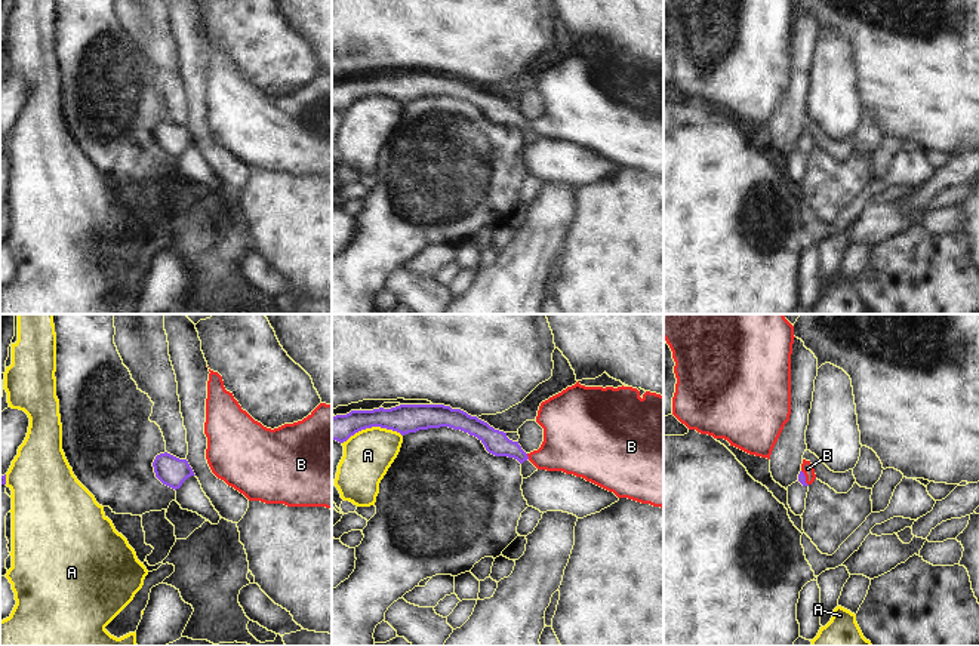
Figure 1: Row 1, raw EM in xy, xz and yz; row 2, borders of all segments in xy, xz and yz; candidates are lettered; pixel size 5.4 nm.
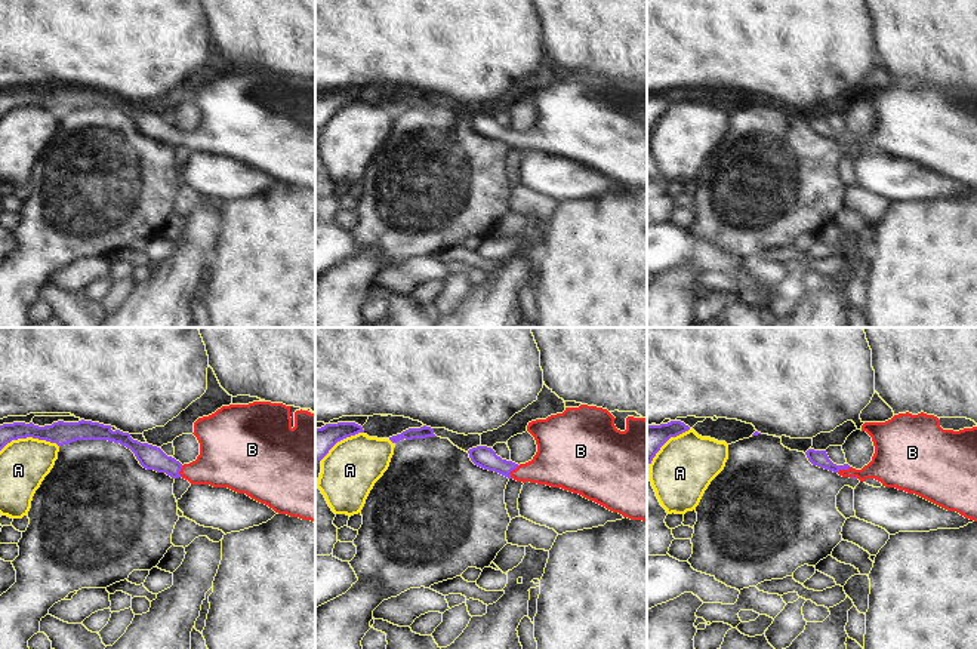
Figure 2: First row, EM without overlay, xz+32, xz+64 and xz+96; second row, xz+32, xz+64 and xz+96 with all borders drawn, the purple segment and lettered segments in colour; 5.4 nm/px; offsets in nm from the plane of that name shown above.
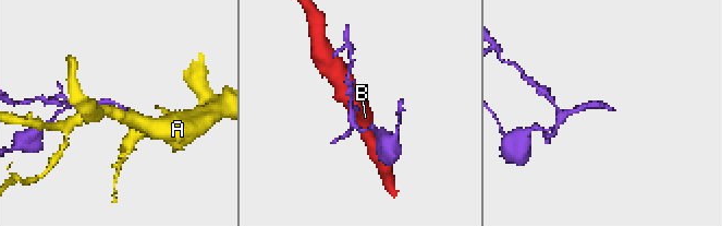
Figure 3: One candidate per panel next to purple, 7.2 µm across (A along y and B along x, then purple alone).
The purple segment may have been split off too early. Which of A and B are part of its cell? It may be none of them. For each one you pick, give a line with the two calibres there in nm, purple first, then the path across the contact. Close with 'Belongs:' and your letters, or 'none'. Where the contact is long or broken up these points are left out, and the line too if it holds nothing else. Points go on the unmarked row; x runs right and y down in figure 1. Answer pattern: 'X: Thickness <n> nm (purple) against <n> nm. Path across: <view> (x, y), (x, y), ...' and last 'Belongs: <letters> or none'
B: Thickness 130 nm (purple) against 300 nm. Path across: xz (495, 110), (528, 125), (551, 125), (572, 113)
Belongs: B

